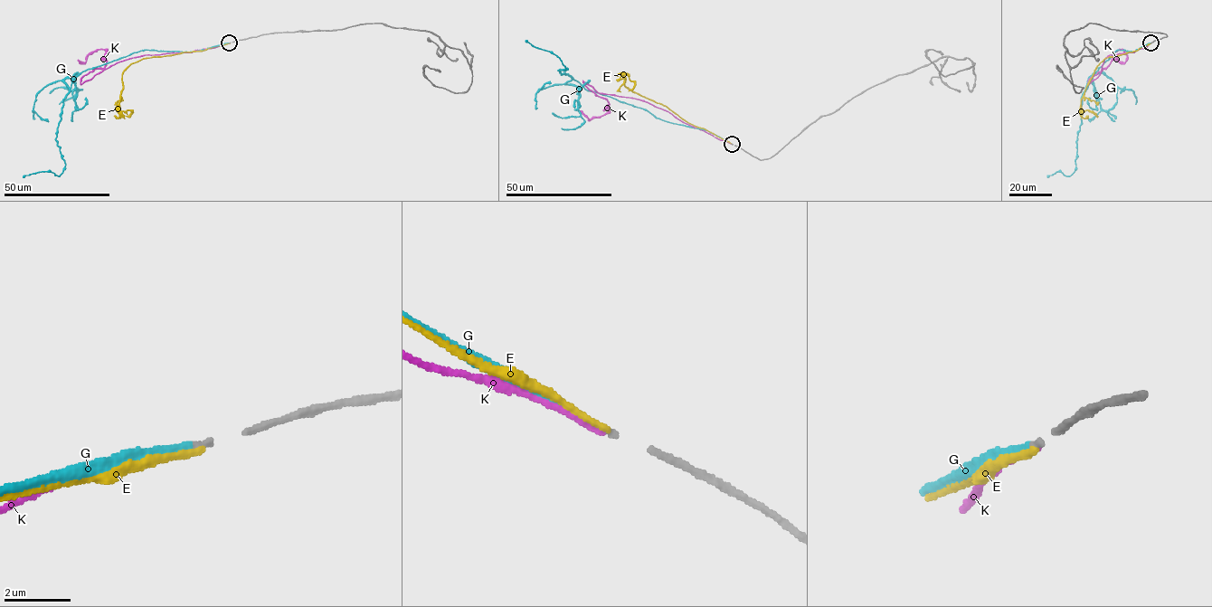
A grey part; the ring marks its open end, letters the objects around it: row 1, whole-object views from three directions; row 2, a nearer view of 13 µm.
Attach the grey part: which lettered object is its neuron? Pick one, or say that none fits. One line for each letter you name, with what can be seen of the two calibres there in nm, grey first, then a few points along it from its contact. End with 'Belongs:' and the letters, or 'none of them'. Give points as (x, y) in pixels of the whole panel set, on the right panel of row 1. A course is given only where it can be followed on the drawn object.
G: 160/240 nm | via (1150, 42), (1134, 52), (1117, 50), (1087, 79), (1082, 96), (1076, 168), (1067, 176), (1058, 171), (1047, 177)
Belongs: G

